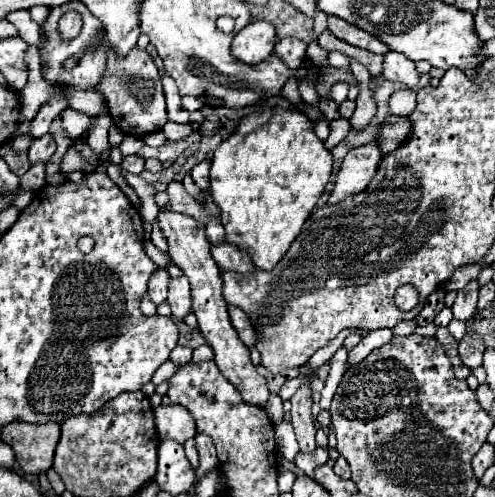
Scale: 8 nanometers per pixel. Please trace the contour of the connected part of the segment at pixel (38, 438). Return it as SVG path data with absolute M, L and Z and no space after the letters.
M15 421L1 429L1 441L13 447L21 469L35 475L51 469L59 437L61 427L57 423L31 425Z

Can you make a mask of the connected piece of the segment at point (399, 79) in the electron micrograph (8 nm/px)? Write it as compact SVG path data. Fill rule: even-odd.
M387 51L383 57L383 77L395 83L403 83L409 89L415 89L417 81L419 81L419 73L415 71L415 63L405 59L405 55L395 53L395 51Z

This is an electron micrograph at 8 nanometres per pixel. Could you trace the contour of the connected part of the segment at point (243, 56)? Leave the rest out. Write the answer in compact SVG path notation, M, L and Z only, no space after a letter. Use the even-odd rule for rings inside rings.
M255 21L233 37L231 55L245 65L259 65L273 53L275 41L275 27L267 21Z

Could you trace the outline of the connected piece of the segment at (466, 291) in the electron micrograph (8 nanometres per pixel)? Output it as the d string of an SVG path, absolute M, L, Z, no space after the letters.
M476 280L471 281L467 287L463 287L463 291L459 291L459 293L457 293L457 299L455 299L453 307L451 307L451 311L453 311L455 319L465 321L465 319L469 319L469 317L475 313L478 294L479 283L477 283Z

